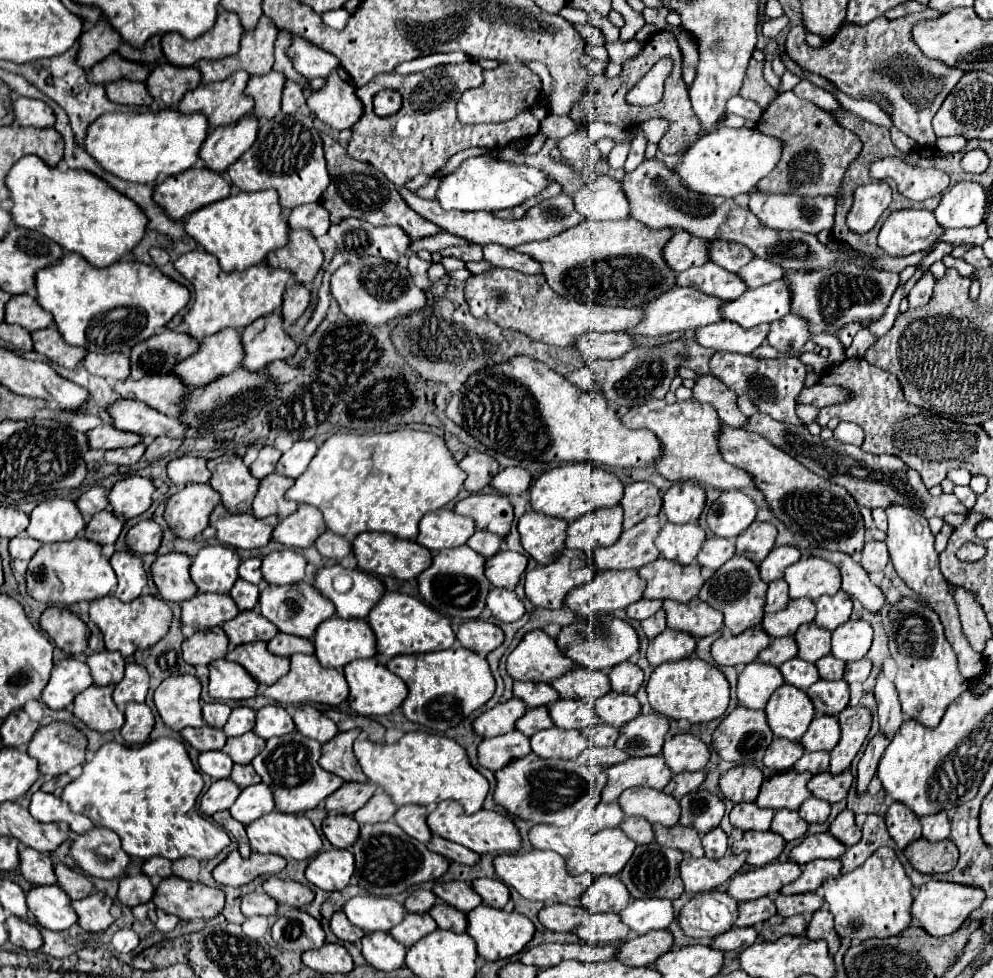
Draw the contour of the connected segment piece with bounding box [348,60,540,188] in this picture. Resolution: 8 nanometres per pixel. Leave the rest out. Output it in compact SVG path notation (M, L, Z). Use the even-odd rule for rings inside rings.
M464 62L444 68L432 68L426 72L400 76L396 72L380 74L372 78L366 86L356 88L356 96L364 106L362 118L352 126L352 138L348 142L348 154L360 162L368 162L382 170L388 180L392 180L398 188L416 174L432 176L436 170L444 166L444 162L466 148L484 146L484 148L504 148L512 140L532 138L540 130L540 122L534 118L530 110L520 112L512 120L498 124L478 124L468 126L458 122L456 118L456 102L460 94L468 88L476 88L482 84L482 68L476 62ZM380 90L398 90L404 98L404 104L398 114L380 118L372 110L372 98Z

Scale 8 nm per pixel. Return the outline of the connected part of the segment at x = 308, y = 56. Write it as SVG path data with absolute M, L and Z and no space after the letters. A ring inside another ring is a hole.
M292 36L292 44L288 46L286 56L290 58L294 70L302 74L306 80L312 80L318 76L326 78L328 72L334 66L338 66L338 60L330 52L324 52L322 48L318 48L316 44L300 36Z

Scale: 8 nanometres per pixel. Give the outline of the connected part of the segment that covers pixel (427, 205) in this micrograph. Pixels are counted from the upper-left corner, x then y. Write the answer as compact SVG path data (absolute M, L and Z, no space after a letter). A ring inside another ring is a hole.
M402 188L400 194L404 196L404 200L408 202L408 206L412 206L422 218L426 218L428 222L440 226L444 232L450 232L454 236L460 236L468 242L474 242L474 244L502 244L502 246L508 246L508 248L514 248L514 246L520 246L524 242L532 242L532 240L546 240L550 236L556 236L560 234L564 228L570 228L570 226L576 226L582 222L582 216L572 208L572 198L568 194L560 194L560 196L552 196L548 200L542 200L540 204L532 206L522 218L518 220L500 220L496 218L492 212L444 212L440 208L440 204L436 204L436 200L422 200L422 198L416 198L412 190L406 190Z

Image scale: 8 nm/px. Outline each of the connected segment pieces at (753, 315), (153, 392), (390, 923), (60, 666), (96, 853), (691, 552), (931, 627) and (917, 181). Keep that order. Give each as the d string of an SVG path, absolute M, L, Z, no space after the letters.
M778 280L754 290L746 290L740 298L724 302L720 312L724 320L734 322L746 330L758 324L780 320L780 316L786 316L790 312L788 286Z
M174 374L164 376L148 376L144 380L124 380L114 386L122 398L140 400L146 406L160 410L162 414L176 416L178 414L178 400L182 400L188 388L178 380Z
M356 896L344 904L344 914L364 932L390 932L404 918L404 906L392 898Z
M64 658L54 664L50 680L42 692L42 700L52 710L68 708L74 698L92 684L90 668L76 658Z
M92 828L80 834L70 850L72 858L80 864L84 874L94 878L120 878L130 862L130 856L122 850L116 832L106 828Z
M664 524L656 546L662 558L678 564L692 564L706 542L706 532L698 524Z
M904 598L900 604L890 606L888 616L892 620L892 634L888 634L890 654L898 662L894 686L902 704L902 712L926 728L936 728L948 704L968 690L968 680L960 676L956 654L944 640L944 628L932 608L922 608L920 602Z
M880 158L870 166L870 176L874 180L894 178L898 192L910 200L926 200L948 188L948 176L940 170L914 168L908 166L902 158Z

